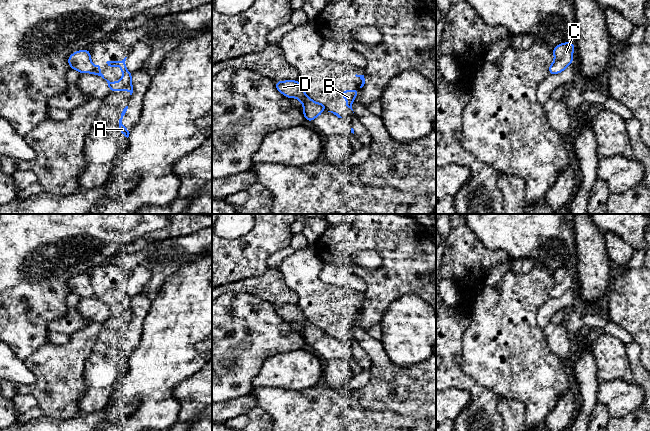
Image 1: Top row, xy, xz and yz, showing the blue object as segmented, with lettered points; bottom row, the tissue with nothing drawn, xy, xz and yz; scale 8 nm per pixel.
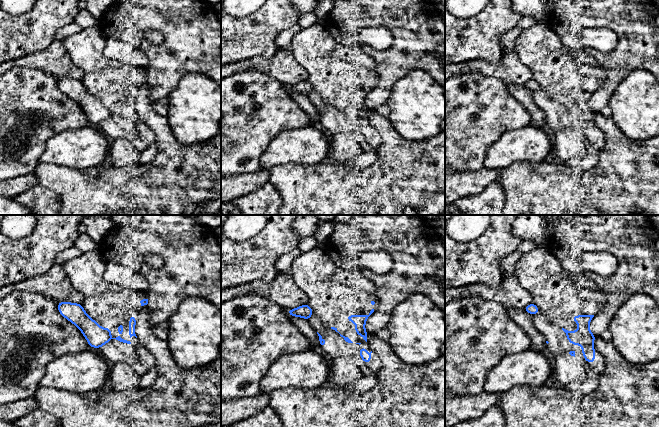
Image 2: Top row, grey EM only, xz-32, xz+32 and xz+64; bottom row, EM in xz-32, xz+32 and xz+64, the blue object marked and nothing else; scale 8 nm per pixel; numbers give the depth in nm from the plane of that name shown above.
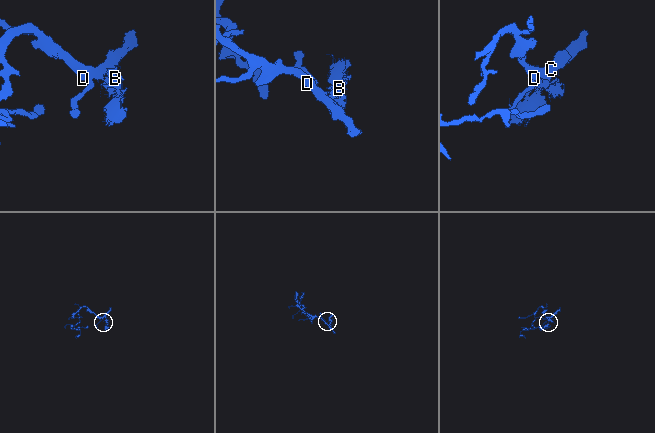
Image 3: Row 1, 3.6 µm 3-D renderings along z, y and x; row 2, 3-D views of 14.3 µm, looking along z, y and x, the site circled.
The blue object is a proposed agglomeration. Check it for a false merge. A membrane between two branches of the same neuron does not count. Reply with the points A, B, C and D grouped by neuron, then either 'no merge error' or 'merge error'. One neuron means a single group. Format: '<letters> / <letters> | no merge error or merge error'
A B / C D | merge error

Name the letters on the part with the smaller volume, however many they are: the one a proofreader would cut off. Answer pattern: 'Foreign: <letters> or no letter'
Foreign: A, B

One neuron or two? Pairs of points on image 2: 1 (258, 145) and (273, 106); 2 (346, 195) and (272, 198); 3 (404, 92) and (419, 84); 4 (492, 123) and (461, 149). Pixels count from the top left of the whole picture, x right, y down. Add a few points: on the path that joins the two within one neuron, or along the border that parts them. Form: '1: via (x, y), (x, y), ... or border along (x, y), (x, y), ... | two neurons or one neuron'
1: via (258, 135), (258, 127), (265, 120), (265, 116) | one neuron
2: border along (268, 182), (278, 191), (281, 197), (281, 204) | two neurons
3: via (408, 92), (415, 88) | one neuron
4: via (484, 126), (469, 141) | one neuron

